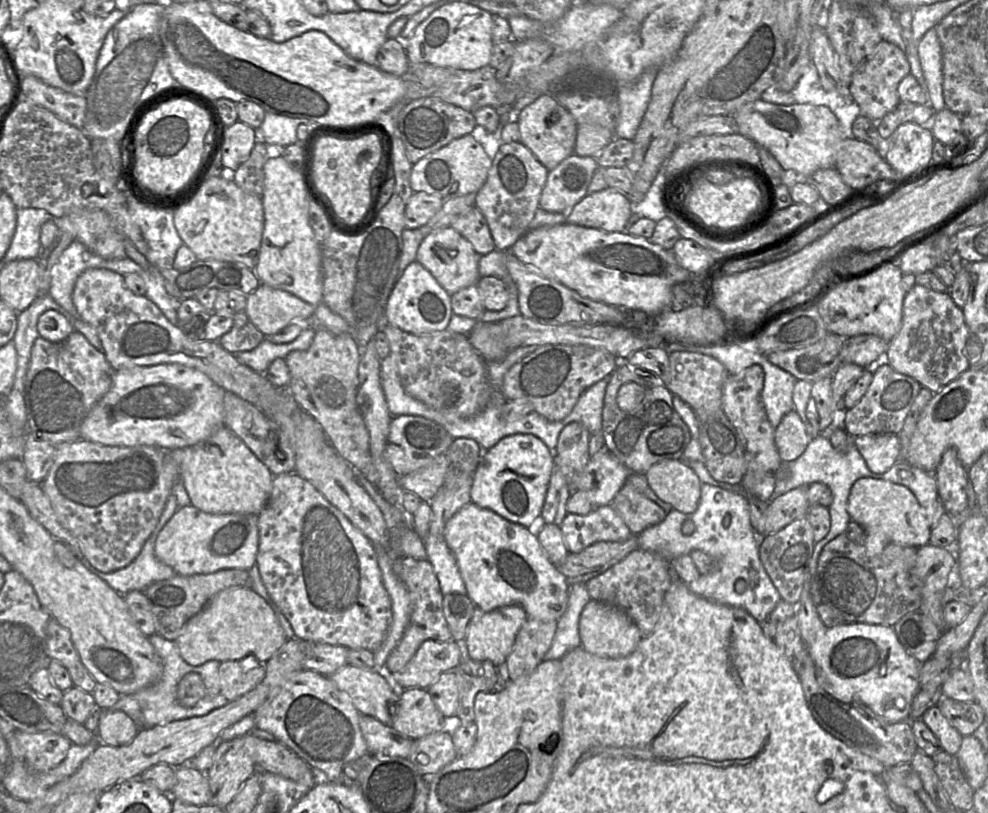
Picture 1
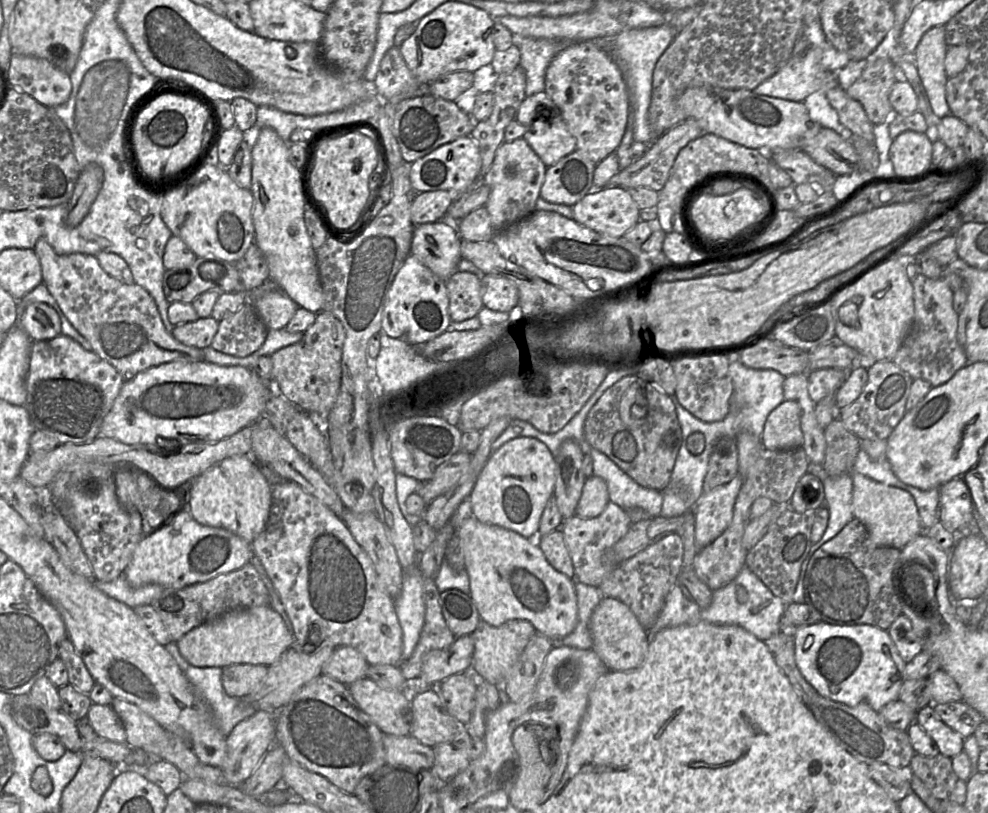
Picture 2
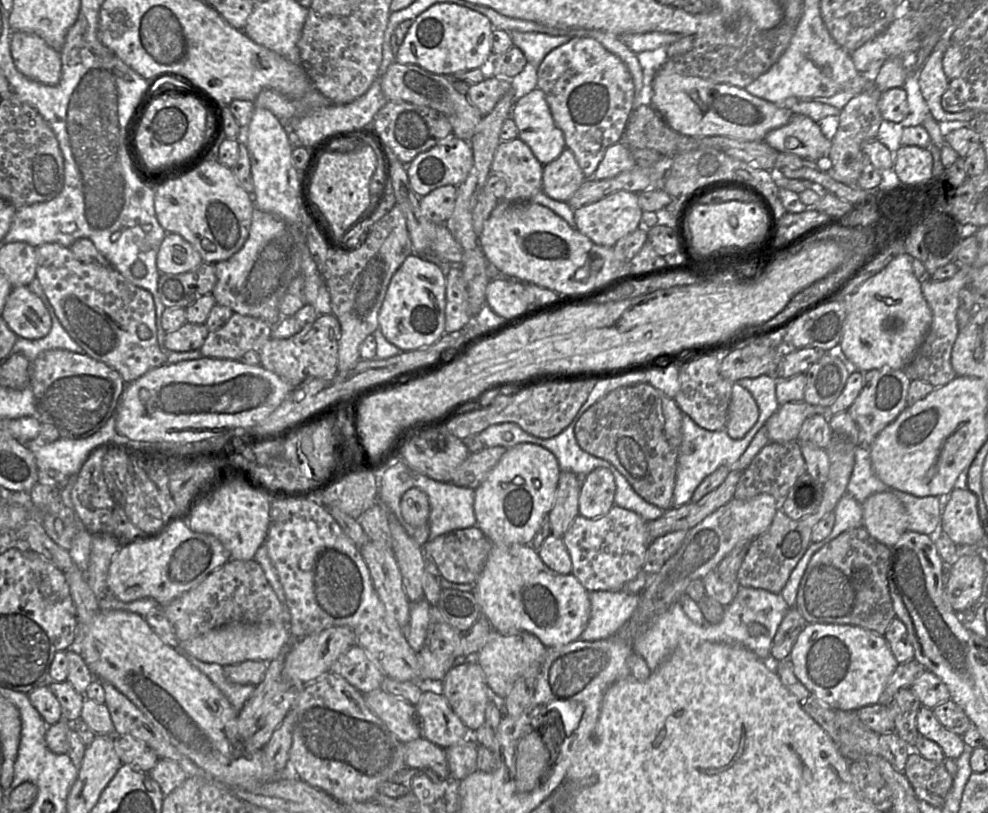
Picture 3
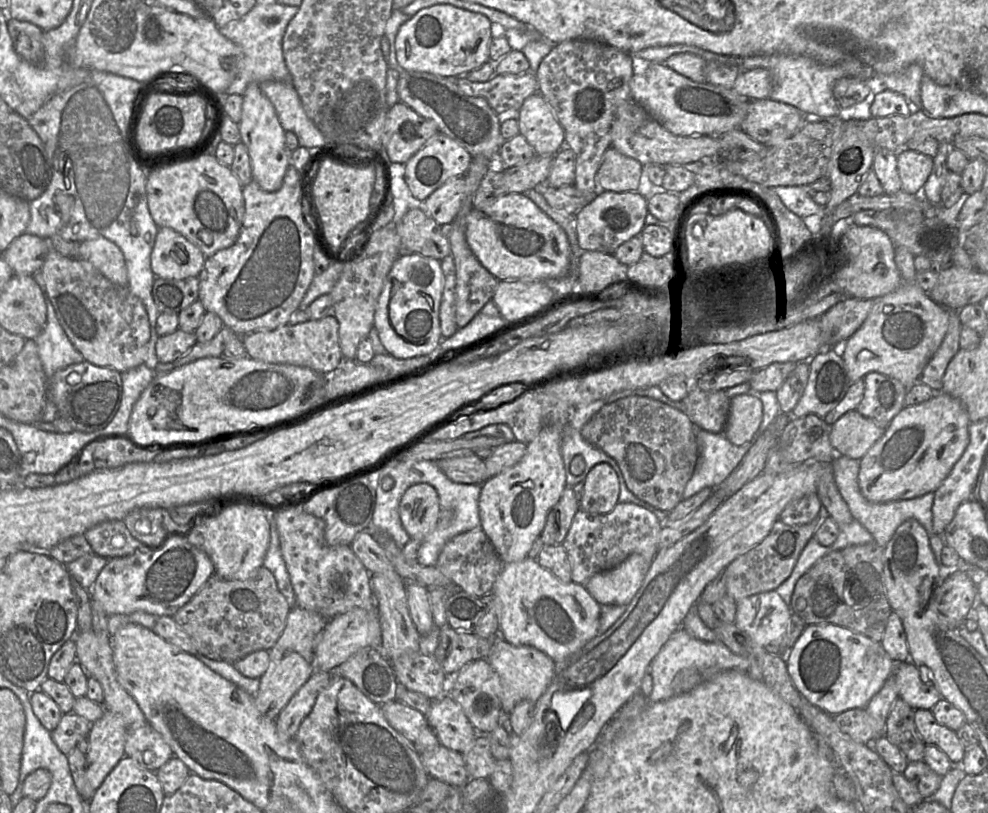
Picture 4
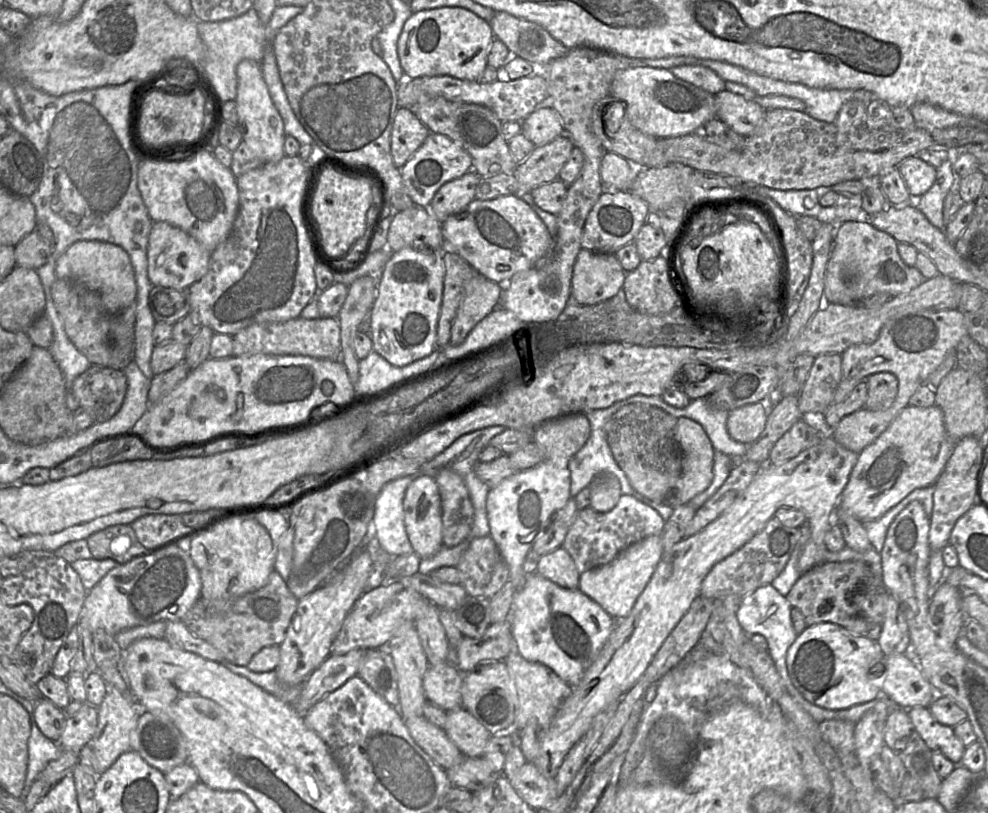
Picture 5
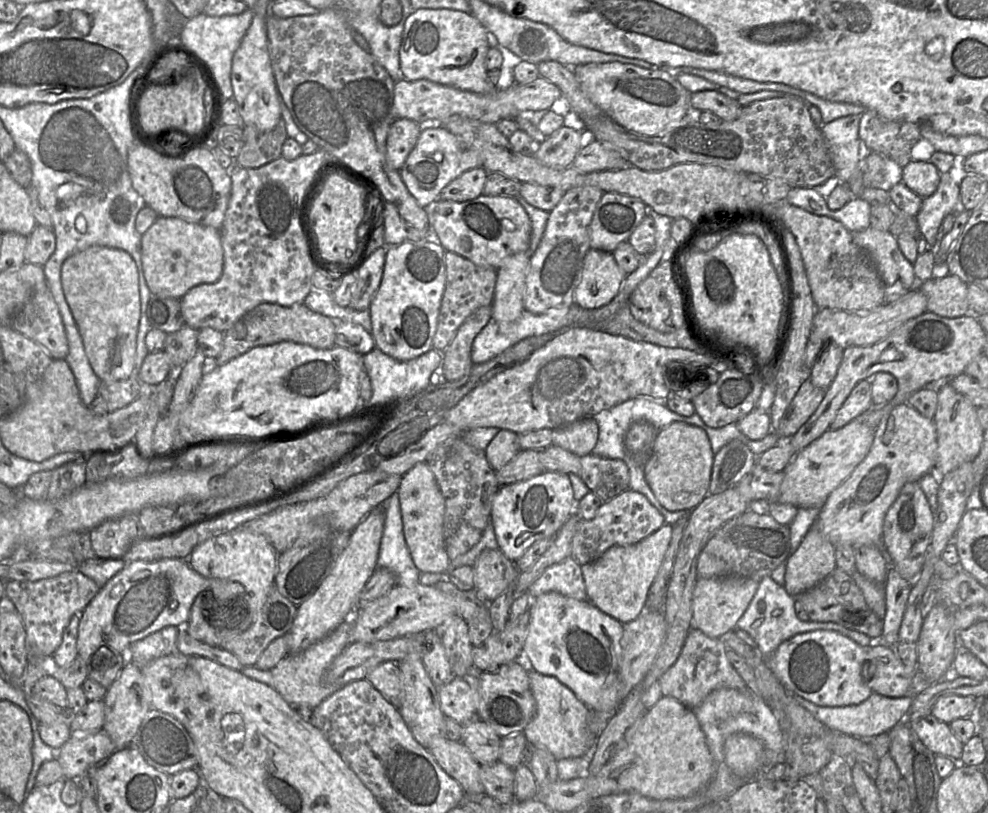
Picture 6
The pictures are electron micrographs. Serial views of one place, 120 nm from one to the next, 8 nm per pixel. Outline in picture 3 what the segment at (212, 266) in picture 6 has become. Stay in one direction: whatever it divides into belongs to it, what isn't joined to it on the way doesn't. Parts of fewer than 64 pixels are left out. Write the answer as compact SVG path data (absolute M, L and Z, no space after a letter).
M167 233L157 254L160 274L181 274L194 270L203 262L198 251L180 235Z

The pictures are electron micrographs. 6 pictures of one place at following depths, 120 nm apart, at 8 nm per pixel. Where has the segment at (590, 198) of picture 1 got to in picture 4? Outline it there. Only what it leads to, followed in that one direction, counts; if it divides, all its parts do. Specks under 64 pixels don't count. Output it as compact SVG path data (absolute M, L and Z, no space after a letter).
M602 191L575 214L577 242L581 251L613 254L624 242L639 236L648 214L647 197L637 191Z

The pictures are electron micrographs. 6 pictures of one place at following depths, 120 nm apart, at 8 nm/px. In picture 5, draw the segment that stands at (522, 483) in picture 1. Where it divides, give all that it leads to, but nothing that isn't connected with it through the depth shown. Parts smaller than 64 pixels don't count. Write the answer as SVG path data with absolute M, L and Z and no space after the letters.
M573 413L538 425L532 440L541 448L544 459L538 465L516 471L489 489L486 500L490 536L504 558L509 577L516 589L524 584L523 562L535 539L547 528L554 514L571 498L569 460L584 446L590 436L585 413Z

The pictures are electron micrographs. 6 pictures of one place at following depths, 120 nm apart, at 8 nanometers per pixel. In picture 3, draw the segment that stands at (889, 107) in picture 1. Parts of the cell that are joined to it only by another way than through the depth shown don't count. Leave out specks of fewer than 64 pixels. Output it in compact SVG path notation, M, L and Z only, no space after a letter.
M874 82L871 89L854 96L840 111L839 126L834 137L831 139L828 160L834 177L841 182L857 184L865 165L862 144L866 140L877 138L878 129L882 121L882 115L878 106L881 93Z

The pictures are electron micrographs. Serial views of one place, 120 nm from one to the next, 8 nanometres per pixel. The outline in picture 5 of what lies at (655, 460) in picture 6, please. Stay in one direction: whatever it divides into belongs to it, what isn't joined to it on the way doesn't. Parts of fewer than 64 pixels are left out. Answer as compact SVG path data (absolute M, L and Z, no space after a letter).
M678 418L674 430L674 439L682 453L682 471L674 492L665 501L672 507L689 503L691 499L709 487L713 480L715 454L712 442L704 428L689 418Z

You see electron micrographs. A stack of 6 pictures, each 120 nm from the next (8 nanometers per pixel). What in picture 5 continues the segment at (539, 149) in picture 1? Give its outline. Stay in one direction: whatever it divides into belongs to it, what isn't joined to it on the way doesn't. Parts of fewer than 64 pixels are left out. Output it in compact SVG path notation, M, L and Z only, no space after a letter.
M550 99L521 122L521 132L533 145L545 145L564 134L563 124L550 106Z

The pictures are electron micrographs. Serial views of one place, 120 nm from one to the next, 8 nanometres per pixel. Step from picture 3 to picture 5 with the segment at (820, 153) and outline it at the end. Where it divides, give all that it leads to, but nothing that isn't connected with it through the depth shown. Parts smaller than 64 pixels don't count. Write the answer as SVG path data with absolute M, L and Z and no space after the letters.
M724 90L714 94L716 117L742 136L751 135L762 122L766 109L754 100Z

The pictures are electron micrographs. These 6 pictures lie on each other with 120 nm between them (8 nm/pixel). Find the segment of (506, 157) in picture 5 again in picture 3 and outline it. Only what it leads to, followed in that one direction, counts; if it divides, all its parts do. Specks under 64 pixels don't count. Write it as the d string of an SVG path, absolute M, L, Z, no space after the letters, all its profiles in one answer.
M392 62L382 78L381 86L387 101L411 103L438 111L450 122L453 136L466 141L471 140L484 117L466 95L461 94L453 87L446 76L435 74L415 64Z

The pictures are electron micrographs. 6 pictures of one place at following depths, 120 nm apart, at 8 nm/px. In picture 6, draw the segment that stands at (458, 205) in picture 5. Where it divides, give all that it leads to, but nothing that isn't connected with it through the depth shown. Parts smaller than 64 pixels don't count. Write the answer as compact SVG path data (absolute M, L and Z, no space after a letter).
M476 167L462 173L451 181L441 192L440 199L464 202L483 194L488 173L483 167Z

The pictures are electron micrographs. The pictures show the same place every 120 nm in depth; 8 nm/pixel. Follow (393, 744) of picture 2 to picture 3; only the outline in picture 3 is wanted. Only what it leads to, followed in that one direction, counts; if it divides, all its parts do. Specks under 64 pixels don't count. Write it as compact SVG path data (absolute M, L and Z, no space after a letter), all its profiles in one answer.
M423 737L404 743L404 760L411 769L430 769L441 779L450 777L446 750Z

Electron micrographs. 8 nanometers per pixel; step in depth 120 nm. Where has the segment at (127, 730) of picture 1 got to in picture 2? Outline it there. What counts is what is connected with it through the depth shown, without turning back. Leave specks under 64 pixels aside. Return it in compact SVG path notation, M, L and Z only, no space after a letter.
M92 703L86 717L98 736L113 742L126 742L124 725L111 705Z

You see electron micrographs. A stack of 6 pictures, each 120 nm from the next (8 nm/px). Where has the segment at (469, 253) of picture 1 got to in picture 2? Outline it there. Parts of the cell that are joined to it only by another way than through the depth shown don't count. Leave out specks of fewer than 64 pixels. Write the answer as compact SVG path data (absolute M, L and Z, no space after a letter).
M448 220L415 225L411 254L446 281L457 271L458 263L462 259L461 241L455 224Z

